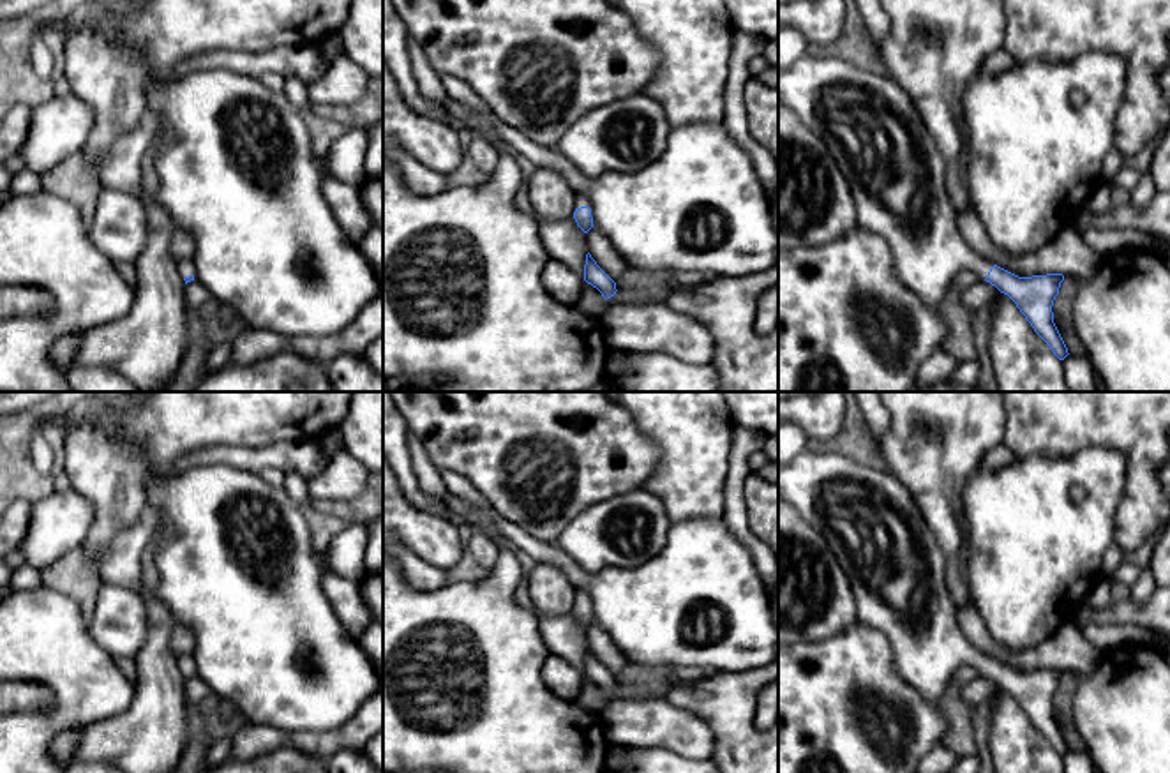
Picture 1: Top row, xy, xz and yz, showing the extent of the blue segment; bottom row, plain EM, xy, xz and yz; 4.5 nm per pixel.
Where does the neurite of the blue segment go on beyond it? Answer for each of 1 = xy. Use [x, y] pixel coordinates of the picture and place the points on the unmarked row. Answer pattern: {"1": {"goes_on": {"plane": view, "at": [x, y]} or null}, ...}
{"1": {"goes_on": {"plane": "xy", "at": [186, 664]}}}

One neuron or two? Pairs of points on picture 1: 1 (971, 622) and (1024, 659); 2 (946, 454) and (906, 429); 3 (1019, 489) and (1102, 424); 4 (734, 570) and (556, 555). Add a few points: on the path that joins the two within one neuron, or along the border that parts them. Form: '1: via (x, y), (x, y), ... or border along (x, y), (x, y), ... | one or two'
1: via (980, 636), (996, 652), (1010, 659) | one
2: via (936, 443), (916, 429) | one
3: border along (1096, 445), (1068, 457), (1017, 459) | two
4: via (690, 585), (600, 585) | one

